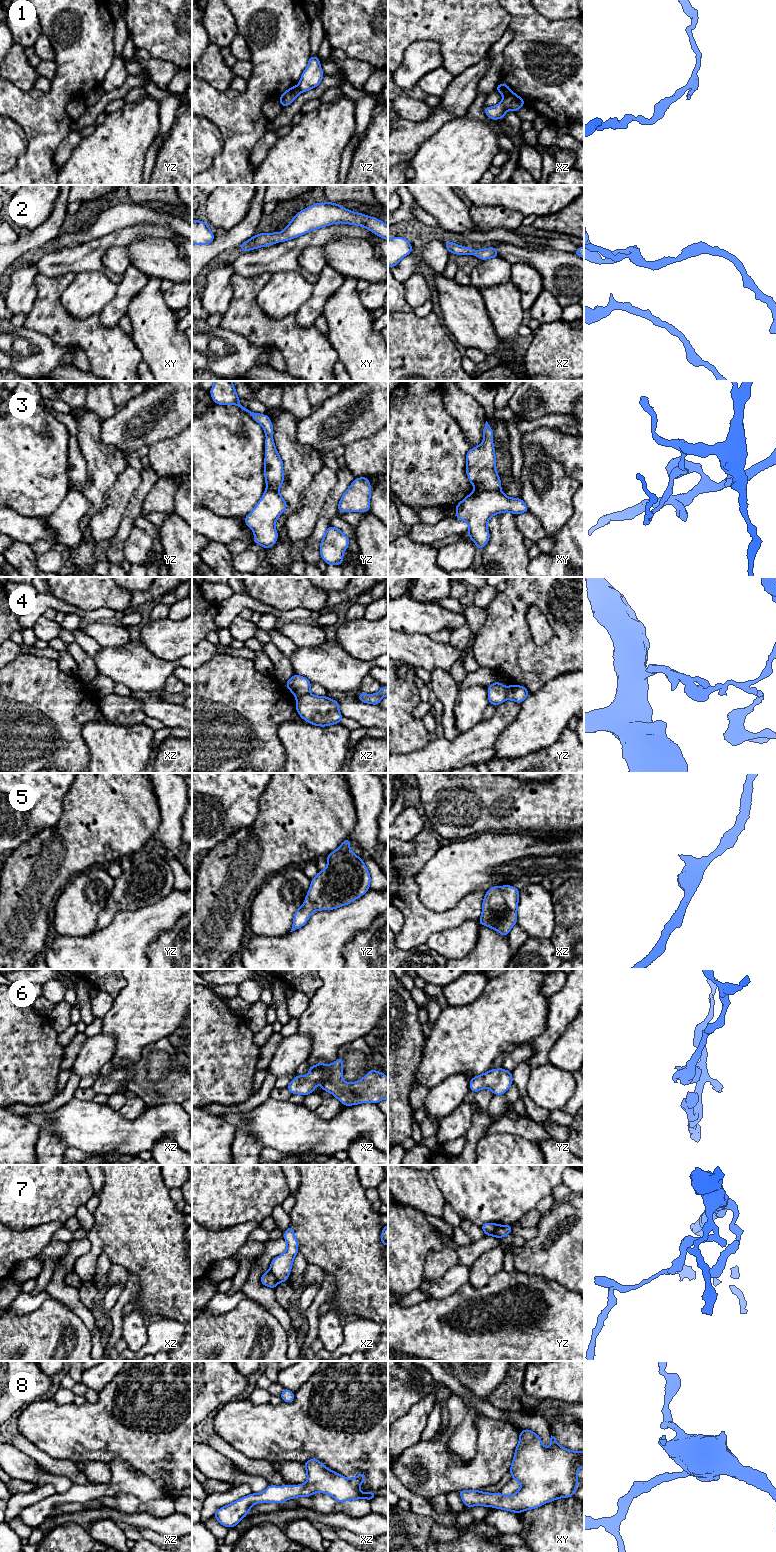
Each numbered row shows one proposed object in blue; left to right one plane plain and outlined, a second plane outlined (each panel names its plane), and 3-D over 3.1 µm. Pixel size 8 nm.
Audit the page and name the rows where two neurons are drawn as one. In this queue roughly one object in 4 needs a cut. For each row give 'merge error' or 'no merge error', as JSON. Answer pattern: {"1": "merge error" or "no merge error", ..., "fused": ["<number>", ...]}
{"1": "merge error", "2": "no merge error", "3": "merge error", "4": "merge error", "5": "no merge error", "6": "no merge error", "7": "merge error", "8": "no merge error", "fused": ["1", "3", "4", "7"]}

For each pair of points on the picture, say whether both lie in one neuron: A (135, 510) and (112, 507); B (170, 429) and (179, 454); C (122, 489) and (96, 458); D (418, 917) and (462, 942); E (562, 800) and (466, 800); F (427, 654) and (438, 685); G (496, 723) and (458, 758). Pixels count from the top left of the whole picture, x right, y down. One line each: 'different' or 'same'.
A: different
B: different
C: different
D: different
E: same
F: different
G: same

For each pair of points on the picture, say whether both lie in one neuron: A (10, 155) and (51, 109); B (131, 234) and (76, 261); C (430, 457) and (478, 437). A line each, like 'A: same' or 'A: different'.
A: different
B: same
C: different

